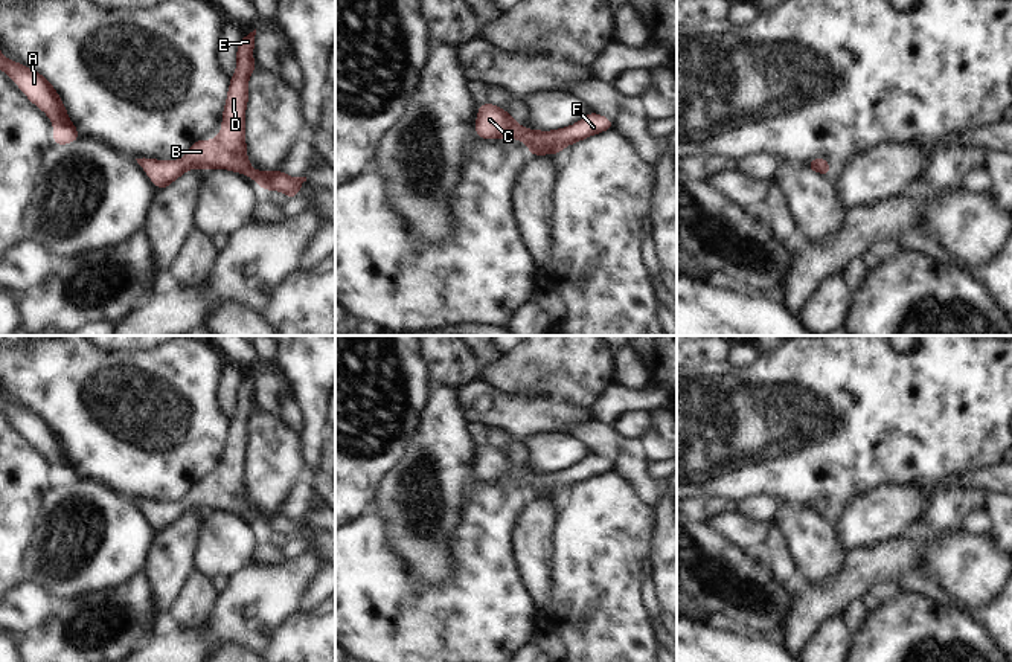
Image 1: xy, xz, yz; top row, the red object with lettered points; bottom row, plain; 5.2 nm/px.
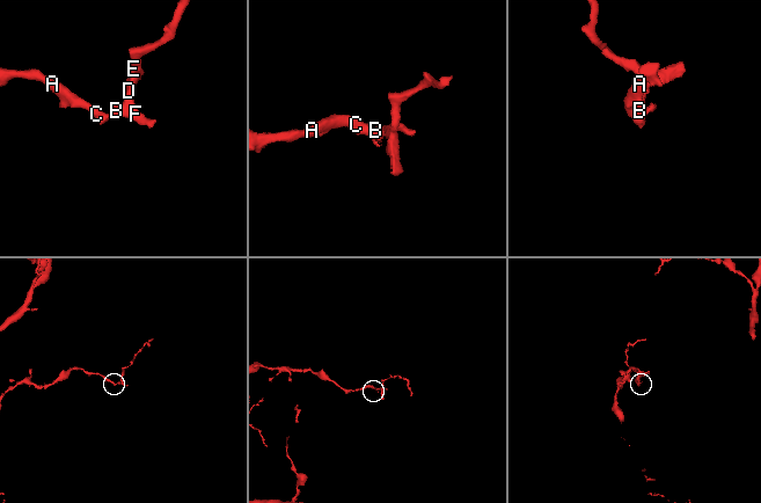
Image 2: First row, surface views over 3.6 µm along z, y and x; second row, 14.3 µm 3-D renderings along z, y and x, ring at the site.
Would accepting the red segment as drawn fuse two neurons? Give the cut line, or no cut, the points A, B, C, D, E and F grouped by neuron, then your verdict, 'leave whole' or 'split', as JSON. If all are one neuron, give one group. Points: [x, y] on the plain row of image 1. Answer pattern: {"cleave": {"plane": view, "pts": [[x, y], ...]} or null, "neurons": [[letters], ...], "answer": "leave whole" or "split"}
{"cleave": null, "neurons": [["A", "B", "C", "D", "E", "F"]], "answer": "leave whole"}

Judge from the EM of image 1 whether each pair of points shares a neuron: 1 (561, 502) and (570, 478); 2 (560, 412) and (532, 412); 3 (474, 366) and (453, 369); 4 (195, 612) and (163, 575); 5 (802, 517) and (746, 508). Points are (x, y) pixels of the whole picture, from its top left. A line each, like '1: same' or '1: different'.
1: same
2: same
3: same
4: different
5: different

